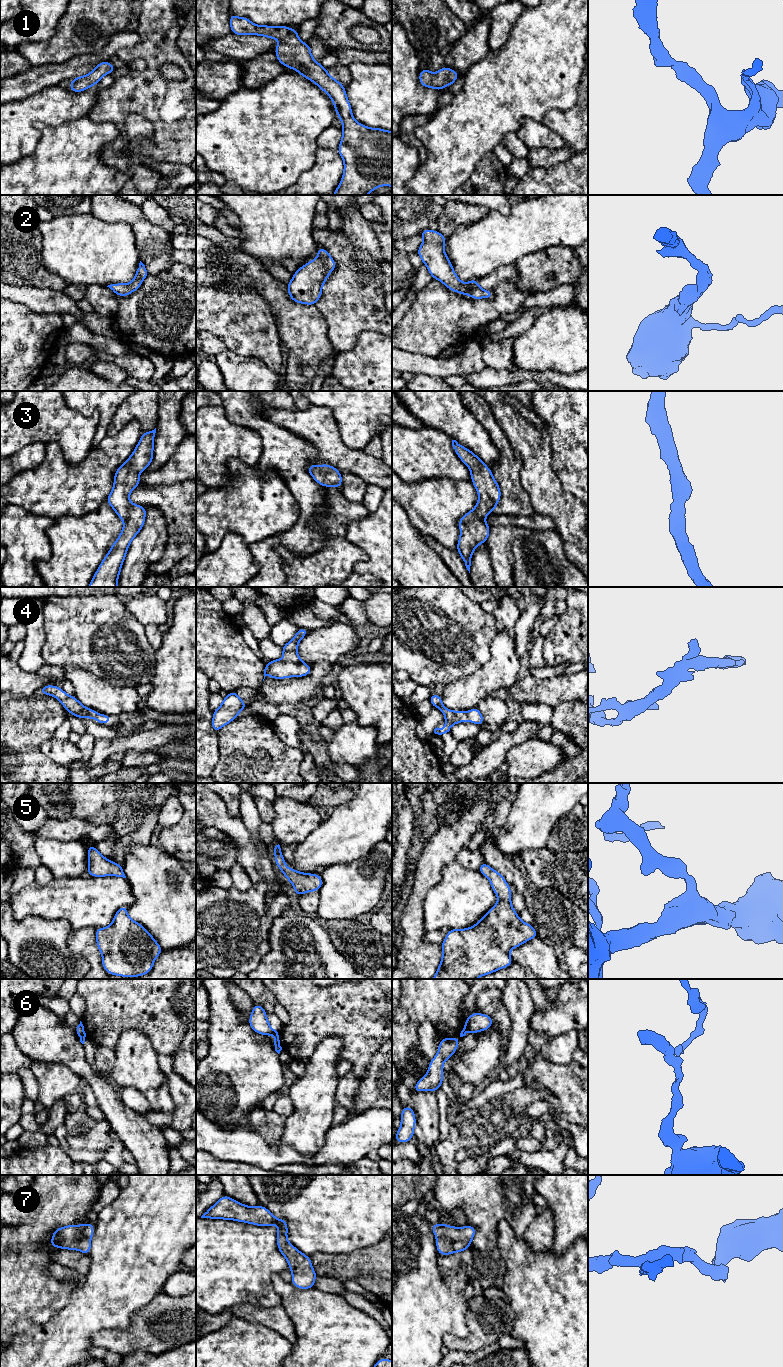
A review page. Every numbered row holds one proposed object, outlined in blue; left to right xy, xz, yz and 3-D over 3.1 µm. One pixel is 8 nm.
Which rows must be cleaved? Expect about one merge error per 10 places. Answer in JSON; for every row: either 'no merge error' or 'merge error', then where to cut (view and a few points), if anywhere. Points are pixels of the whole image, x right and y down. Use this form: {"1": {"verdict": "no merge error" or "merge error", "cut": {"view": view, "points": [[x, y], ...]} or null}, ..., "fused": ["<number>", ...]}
{"1": {"verdict": "no merge error", "cut": null}, "2": {"verdict": "no merge error", "cut": null}, "3": {"verdict": "no merge error", "cut": null}, "4": {"verdict": "no merge error", "cut": null}, "5": {"verdict": "no merge error", "cut": null}, "6": {"verdict": "merge error", "cut": {"view": "xy", "points": [[80, 1037], [84, 1038]]}}, "7": {"verdict": "no merge error", "cut": null}, "fused": ["6"]}

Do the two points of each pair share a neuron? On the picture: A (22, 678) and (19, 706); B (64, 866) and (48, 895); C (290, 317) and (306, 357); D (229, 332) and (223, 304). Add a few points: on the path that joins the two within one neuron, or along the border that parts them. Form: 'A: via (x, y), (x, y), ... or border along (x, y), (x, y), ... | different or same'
A: border along (38, 692), (27, 696), (14, 696), (10, 694) | different
B: border along (81, 874), (54, 878) | different
C: via (300, 327), (306, 340), (306, 347) | same
D: via (229, 325), (229, 316), (224, 311) | same

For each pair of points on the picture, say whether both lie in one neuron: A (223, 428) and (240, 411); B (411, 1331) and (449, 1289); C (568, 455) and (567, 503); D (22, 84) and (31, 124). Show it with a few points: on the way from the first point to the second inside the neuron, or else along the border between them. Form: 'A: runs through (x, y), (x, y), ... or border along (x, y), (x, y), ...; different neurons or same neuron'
A: border along (221, 405), (230, 421), (249, 427), (252, 430); different neurons
B: runs through (417, 1321), (439, 1299); same neuron
C: border along (555, 472), (562, 488), (571, 492), (577, 498); different neurons
D: border along (47, 88), (10, 102); different neurons

